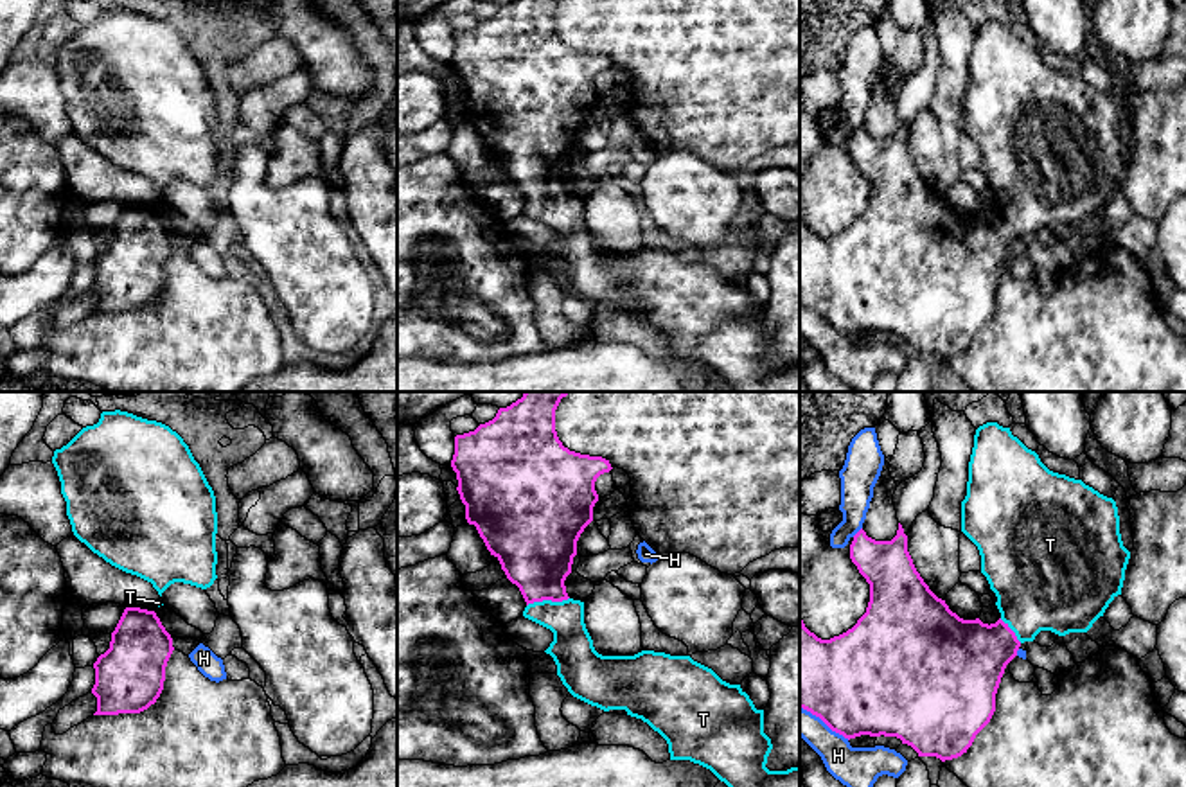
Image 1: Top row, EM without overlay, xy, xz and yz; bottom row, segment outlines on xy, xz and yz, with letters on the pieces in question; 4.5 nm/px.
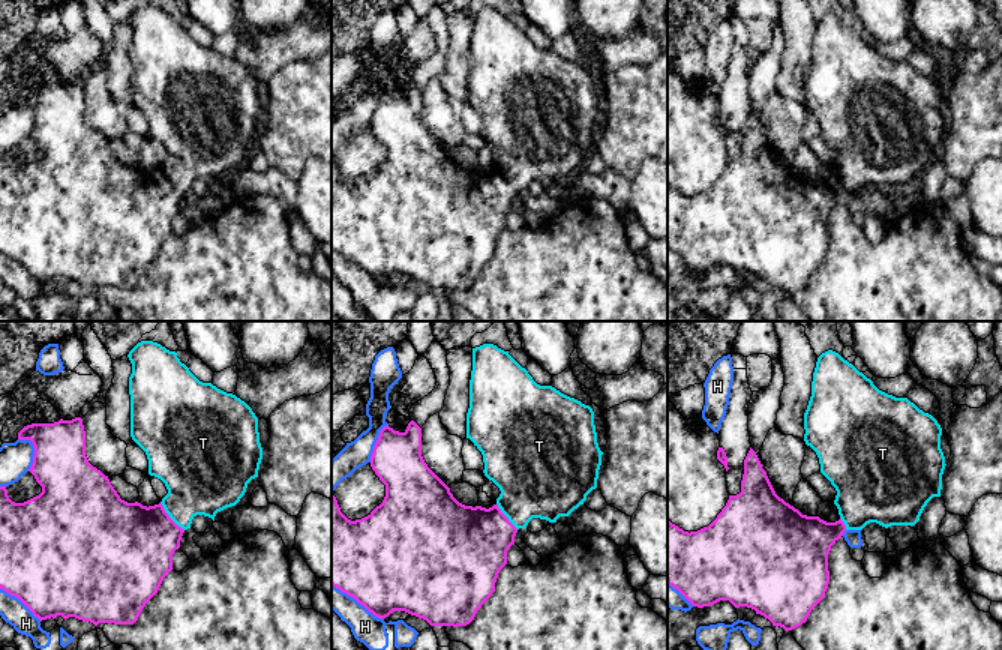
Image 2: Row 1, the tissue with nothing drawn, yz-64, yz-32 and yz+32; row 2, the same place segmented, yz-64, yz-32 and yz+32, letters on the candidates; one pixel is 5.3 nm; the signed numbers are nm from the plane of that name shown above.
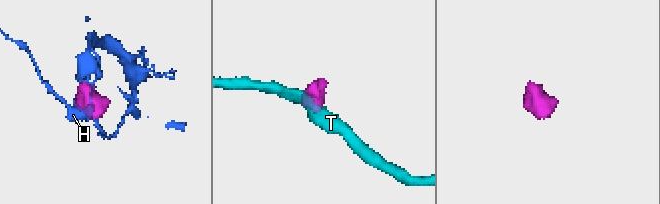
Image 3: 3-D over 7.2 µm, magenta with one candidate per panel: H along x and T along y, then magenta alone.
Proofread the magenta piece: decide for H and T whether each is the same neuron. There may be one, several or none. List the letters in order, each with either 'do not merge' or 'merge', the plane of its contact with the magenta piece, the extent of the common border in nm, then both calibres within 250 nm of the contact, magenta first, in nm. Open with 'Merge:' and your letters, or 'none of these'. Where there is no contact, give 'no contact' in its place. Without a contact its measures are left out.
Merge: T
H: do not merge; contact in yz; length 260 nm; calibres 480 and 190 nm
T: merge; contact in xz; length 200 nm; calibres 360 and 190 nm

